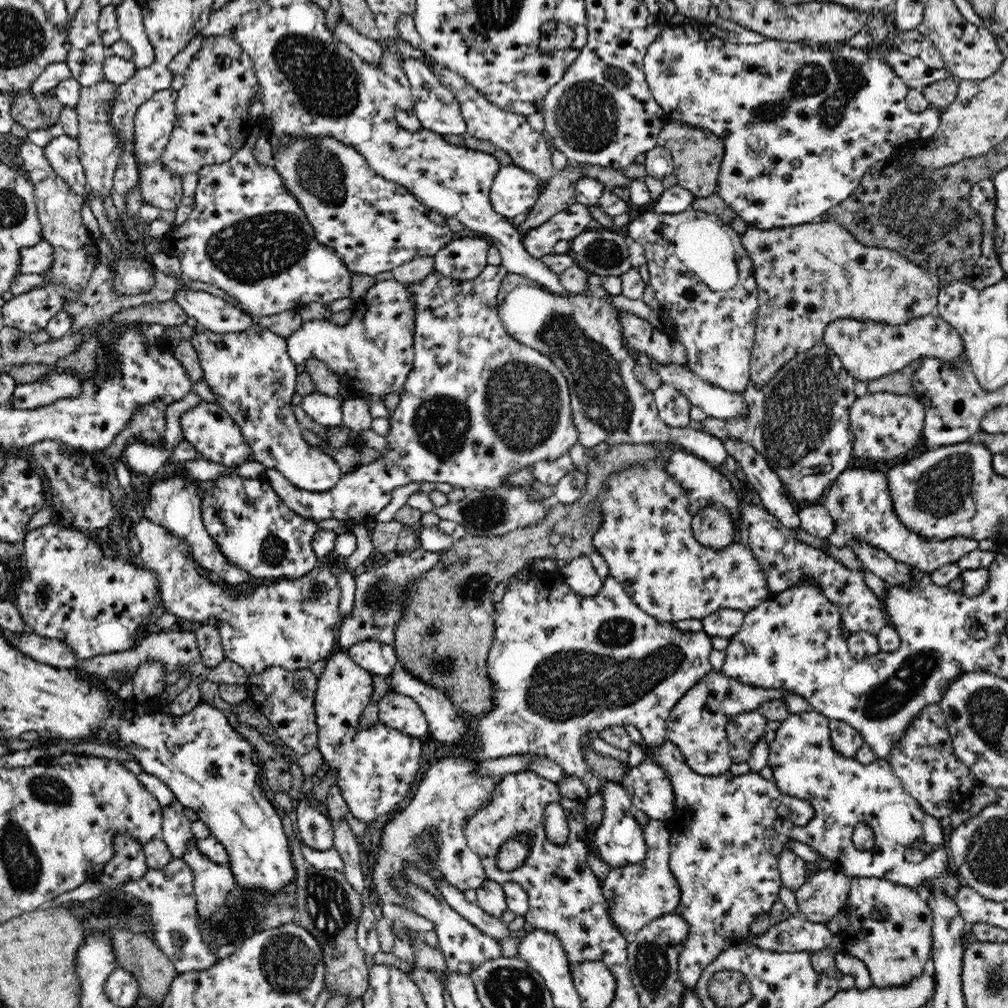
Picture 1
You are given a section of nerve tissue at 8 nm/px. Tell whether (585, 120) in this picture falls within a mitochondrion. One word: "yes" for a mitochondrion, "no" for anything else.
yes

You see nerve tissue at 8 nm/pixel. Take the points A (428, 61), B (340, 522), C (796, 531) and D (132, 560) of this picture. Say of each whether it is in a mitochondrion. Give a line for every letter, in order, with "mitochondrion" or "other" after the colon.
A: other
B: other
C: other
D: other

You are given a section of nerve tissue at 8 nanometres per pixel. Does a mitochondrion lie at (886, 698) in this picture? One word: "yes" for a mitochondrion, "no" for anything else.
yes

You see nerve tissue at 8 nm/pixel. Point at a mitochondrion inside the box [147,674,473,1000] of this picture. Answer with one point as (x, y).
(288, 964)

